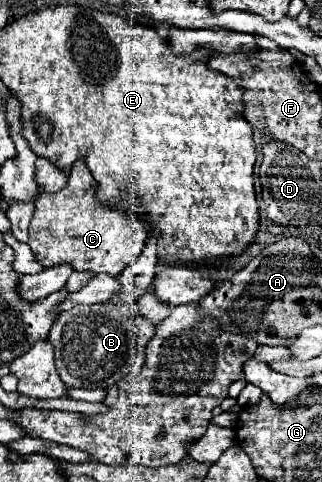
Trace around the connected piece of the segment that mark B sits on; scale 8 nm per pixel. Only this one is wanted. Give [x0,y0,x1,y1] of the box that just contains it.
[49,304,155,388]

